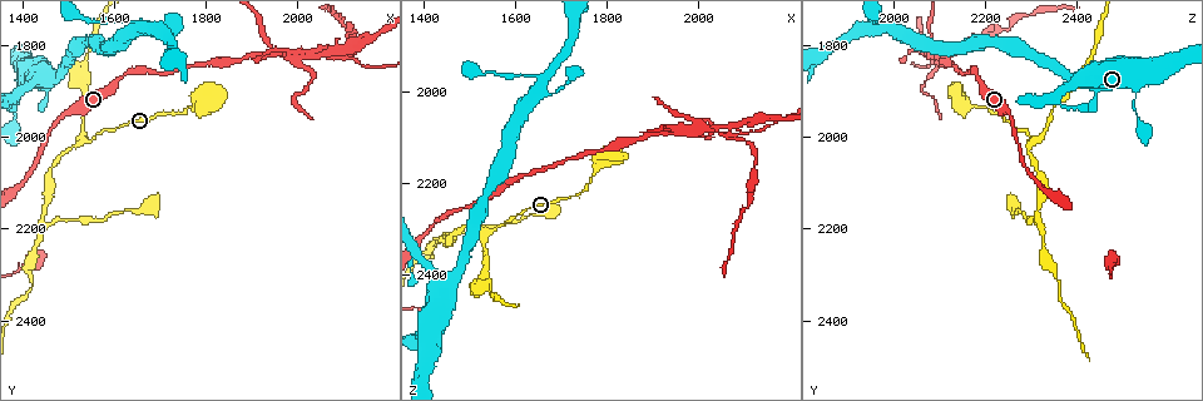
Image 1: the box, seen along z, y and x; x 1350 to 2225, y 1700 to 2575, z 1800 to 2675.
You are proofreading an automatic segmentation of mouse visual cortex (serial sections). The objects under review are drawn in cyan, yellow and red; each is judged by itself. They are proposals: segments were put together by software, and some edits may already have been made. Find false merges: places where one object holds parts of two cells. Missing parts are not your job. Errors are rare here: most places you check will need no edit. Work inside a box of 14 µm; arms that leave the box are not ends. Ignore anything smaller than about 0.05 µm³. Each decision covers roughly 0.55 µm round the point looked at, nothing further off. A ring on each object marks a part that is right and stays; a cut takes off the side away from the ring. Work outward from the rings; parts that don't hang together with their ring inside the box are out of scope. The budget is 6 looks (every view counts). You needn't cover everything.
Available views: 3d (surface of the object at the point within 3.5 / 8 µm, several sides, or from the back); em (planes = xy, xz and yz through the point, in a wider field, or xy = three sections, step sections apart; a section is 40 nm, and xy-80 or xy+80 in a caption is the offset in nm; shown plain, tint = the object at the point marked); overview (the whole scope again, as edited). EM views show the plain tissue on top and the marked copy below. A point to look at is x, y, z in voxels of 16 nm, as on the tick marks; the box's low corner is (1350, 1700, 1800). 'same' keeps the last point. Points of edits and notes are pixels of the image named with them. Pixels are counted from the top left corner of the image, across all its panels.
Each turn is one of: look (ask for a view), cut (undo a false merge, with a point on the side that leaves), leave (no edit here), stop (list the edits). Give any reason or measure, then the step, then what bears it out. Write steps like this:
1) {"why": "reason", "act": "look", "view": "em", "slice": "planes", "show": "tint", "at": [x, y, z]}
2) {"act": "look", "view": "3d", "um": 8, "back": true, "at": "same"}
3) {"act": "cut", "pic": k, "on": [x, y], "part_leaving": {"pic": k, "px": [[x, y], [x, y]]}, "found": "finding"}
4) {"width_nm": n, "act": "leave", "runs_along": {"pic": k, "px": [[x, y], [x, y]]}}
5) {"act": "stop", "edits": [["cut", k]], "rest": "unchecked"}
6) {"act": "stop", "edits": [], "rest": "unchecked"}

{"why": "arms part here", "act": "look", "view": "3d", "um": 8, "at": [1535, 2005, 2310]}

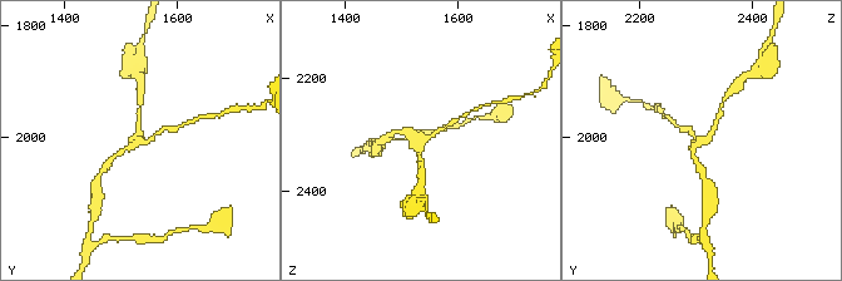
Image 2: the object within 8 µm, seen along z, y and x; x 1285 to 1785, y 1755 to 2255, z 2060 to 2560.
{"why": "closer look", "act": "look", "view": "3d", "um": 3.5, "at": [1535, 2005, 2310]}

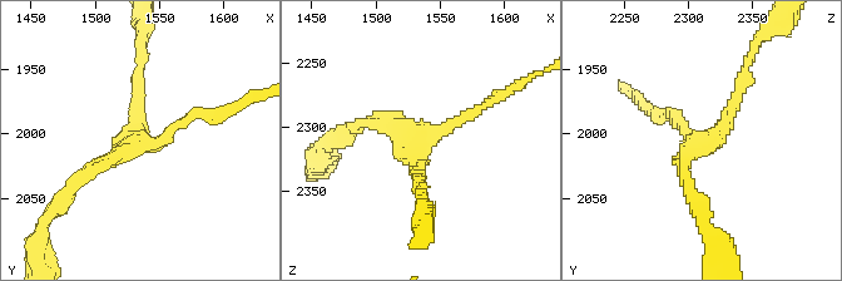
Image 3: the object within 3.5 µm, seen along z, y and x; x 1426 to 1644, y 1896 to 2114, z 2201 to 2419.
{"arms": 3, "arm_widths_nm": [150, 150, 200], "act": "look", "view": "em", "slice": "xy", "step": 2, "show": "tint", "at": [1534, 2006, 2304]}

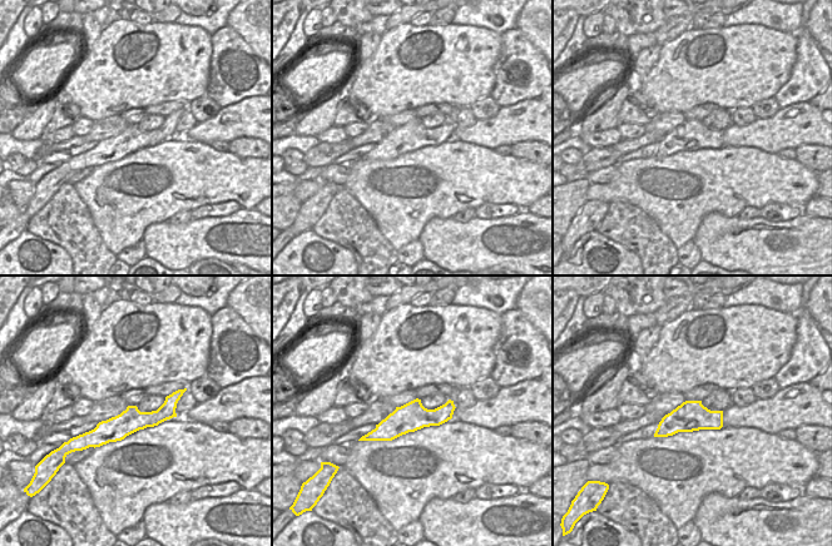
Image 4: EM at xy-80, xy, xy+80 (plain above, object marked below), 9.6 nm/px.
{"act": "leave", "runs_along": {"pic": 4, "px": [[178, 393], [157, 417], [83, 437]]}, "found": "one cell here"}

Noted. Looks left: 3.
{"why": "two arms in line, one across", "act": "look", "view": "3d", "um": 8, "at": [1445, 2185, 2320]}

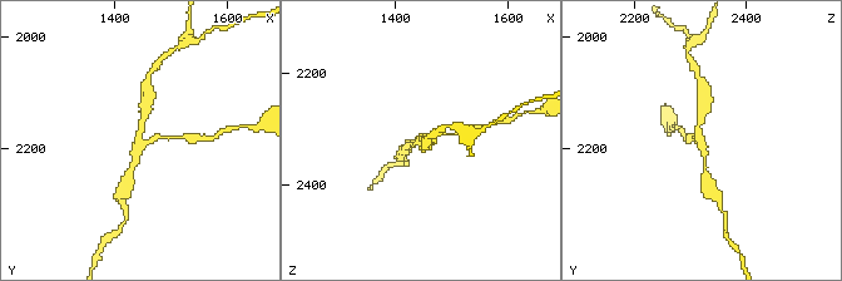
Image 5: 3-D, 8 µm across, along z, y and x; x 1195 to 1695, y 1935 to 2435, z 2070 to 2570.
{"why": "zoom in", "act": "look", "view": "3d", "um": 3.5, "at": [1440, 2190, 2320]}

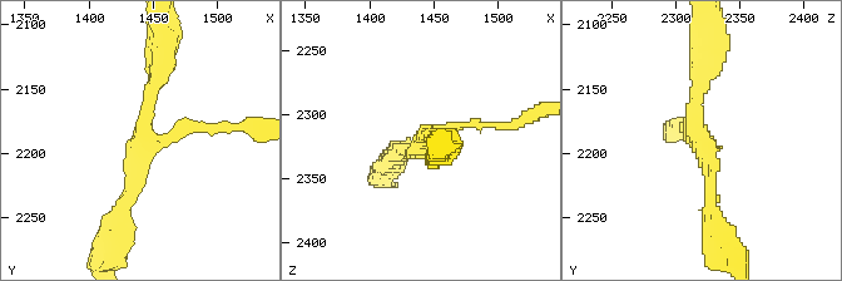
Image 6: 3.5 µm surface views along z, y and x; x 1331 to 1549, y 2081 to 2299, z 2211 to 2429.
{"arms": 3, "arm_widths_nm": [100, 150, 250], "why": "need the tissue", "act": "look", "view": "em", "slice": "xy", "step": 2, "show": "tint", "at": [1446, 2186, 2320]}

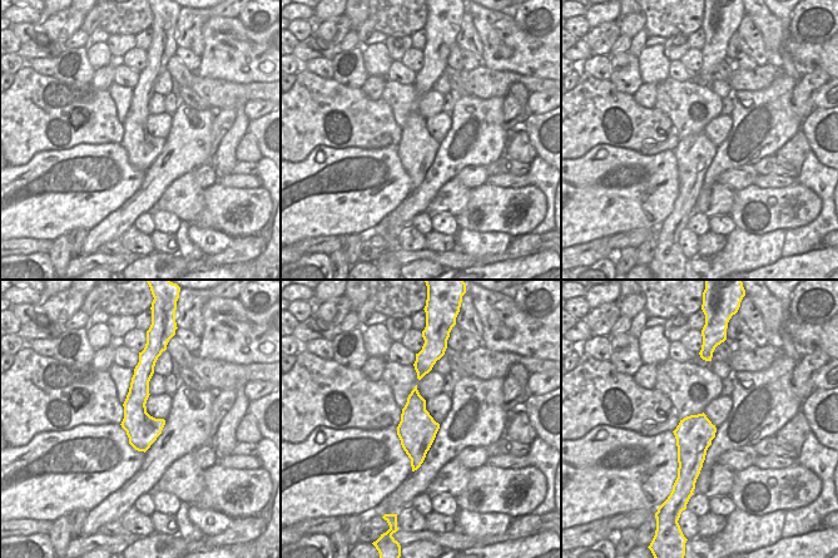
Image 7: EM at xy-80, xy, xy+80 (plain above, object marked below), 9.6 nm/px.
{"act": "leave", "runs_along": {"pic": 6, "px": [[161, 55], [145, 137], [223, 126]]}, "found": "all the same cell"}

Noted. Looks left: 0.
{"act": "stop", "edits": [], "rest": "unchecked"}

